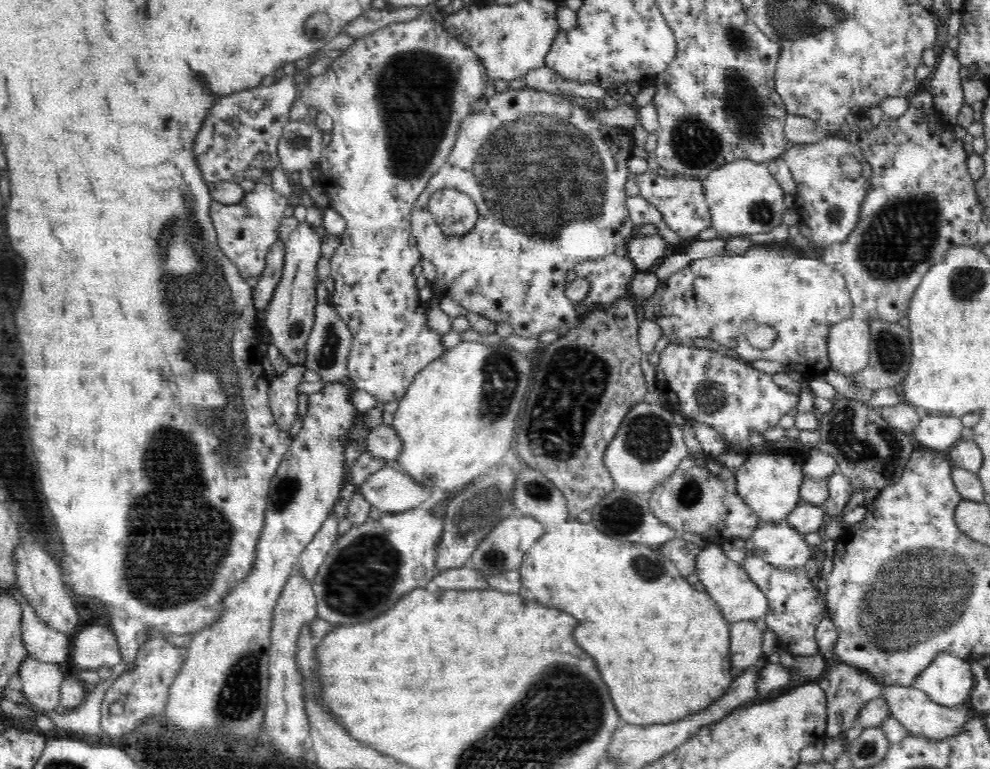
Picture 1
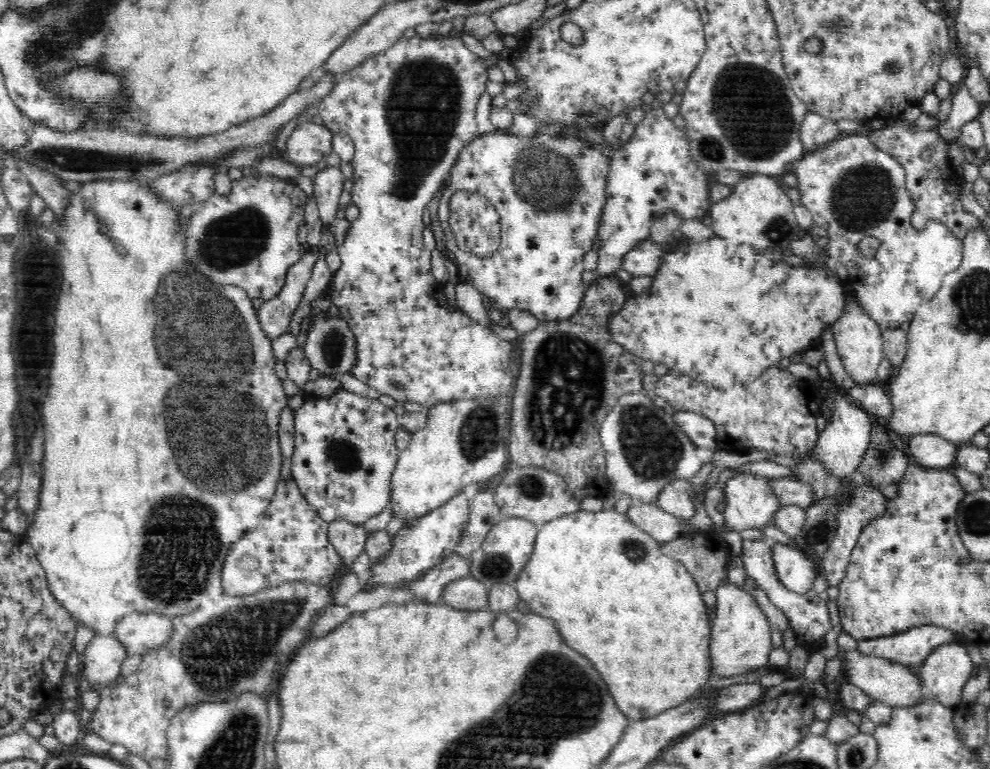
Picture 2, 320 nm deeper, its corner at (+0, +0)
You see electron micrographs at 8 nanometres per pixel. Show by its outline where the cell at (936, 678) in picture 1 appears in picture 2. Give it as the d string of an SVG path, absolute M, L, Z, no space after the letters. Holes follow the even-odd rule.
M956 642L943 644L933 650L920 666L918 676L924 689L944 706L961 706L964 685L972 676L974 663L968 650Z

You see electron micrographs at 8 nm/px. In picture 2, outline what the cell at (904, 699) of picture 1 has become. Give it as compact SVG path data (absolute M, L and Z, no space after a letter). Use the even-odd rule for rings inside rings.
M856 648L843 654L842 660L842 669L845 671L848 682L861 688L872 699L885 702L893 708L904 709L922 702L924 686L921 680L910 671L908 665L892 663L890 660L876 656L863 655Z

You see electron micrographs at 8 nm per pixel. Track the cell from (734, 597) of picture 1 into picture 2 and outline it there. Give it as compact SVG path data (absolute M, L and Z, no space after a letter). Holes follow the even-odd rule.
M727 583L718 588L718 608L711 614L711 672L721 677L738 676L757 671L769 663L772 650L772 625L758 607L756 599L744 590Z

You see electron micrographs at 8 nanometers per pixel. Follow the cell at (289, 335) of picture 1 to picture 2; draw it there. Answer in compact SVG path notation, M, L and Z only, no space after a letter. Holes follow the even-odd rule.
M327 165L313 178L313 196L316 197L320 218L325 226L332 225L337 219L336 212L346 180L340 165Z

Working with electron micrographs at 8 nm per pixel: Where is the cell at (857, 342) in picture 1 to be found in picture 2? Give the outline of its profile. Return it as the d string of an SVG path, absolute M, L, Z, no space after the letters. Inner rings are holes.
M847 293L847 303L842 317L832 325L833 339L839 360L842 361L845 371L854 379L856 385L873 384L878 378L878 366L884 358L883 336L881 328L851 293Z

